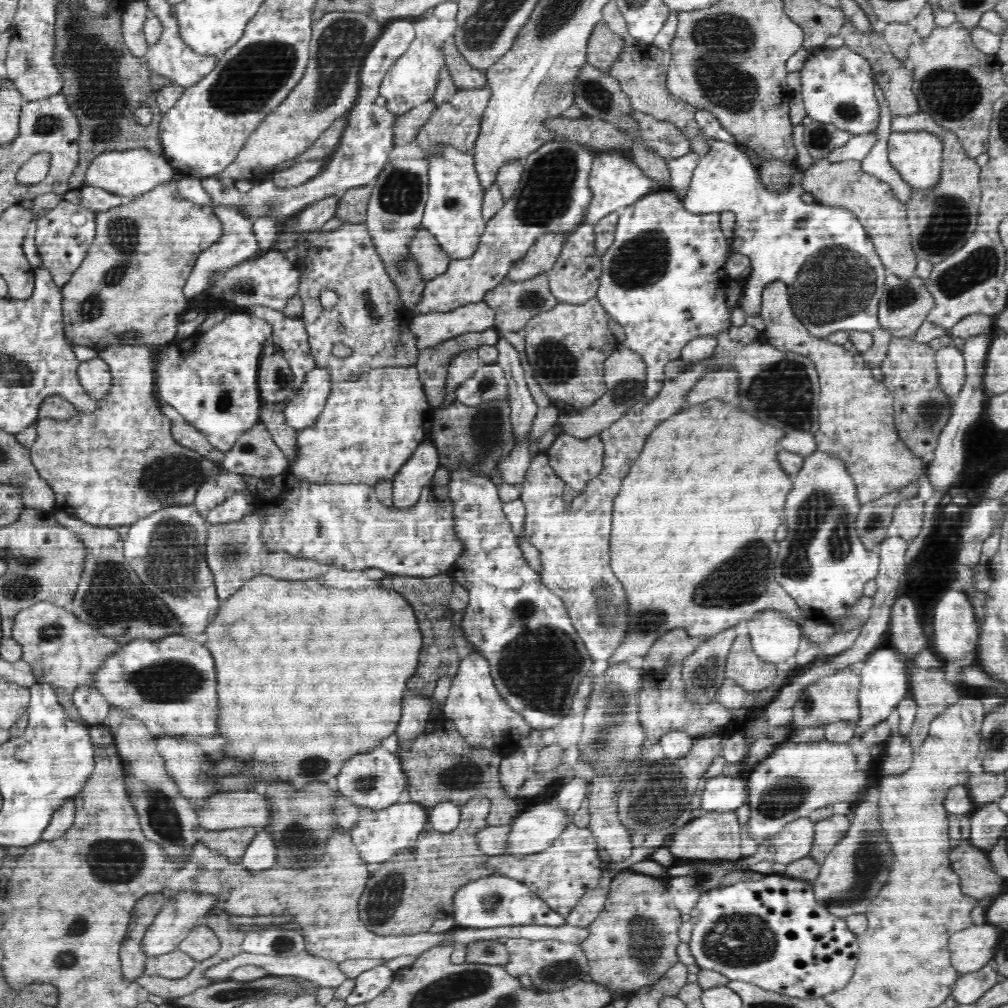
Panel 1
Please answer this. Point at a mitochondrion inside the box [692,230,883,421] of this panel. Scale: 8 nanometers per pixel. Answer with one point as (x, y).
(836, 283)

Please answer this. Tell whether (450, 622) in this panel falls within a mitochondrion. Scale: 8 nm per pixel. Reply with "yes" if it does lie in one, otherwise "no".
no

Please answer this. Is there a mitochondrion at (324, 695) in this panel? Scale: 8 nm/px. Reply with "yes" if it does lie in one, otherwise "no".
no

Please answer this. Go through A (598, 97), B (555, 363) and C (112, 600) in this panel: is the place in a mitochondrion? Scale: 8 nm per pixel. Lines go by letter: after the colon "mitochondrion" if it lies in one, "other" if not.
A: mitochondrion
B: mitochondrion
C: mitochondrion

